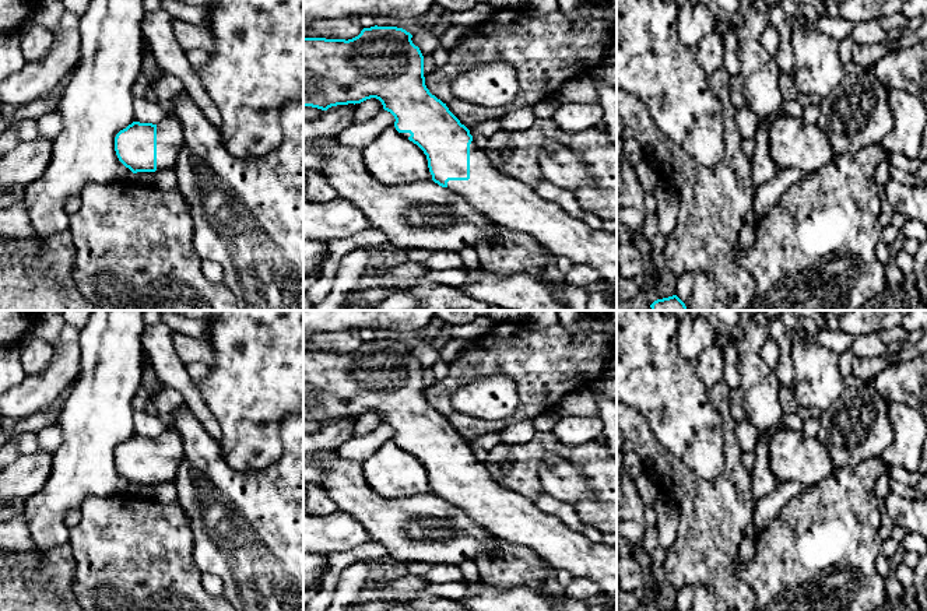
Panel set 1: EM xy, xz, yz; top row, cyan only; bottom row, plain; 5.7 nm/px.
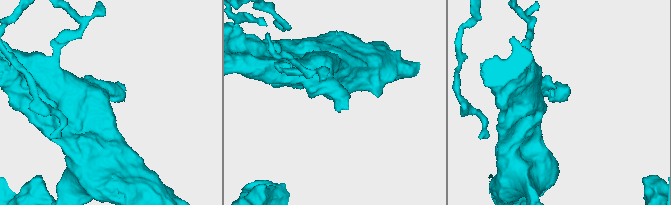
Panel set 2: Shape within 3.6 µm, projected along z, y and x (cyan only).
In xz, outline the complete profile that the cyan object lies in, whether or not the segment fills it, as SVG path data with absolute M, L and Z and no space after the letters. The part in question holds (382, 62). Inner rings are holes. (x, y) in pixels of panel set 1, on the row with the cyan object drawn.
M397 27L364 28L352 39L303 38L303 106L327 110L331 106L361 103L376 98L383 109L390 112L398 133L410 133L410 141L417 144L428 159L432 180L442 187L463 197L473 208L494 224L536 238L551 254L565 256L573 264L586 264L596 268L601 278L617 288L617 233L590 228L583 220L576 218L556 203L540 197L533 187L502 175L491 164L487 152L480 150L470 130L449 110L446 103L429 92L424 77L424 56L411 41L412 35Z

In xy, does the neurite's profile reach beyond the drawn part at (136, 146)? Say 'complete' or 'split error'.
split error

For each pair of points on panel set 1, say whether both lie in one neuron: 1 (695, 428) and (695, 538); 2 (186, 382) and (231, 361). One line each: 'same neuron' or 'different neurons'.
1: different neurons
2: different neurons

